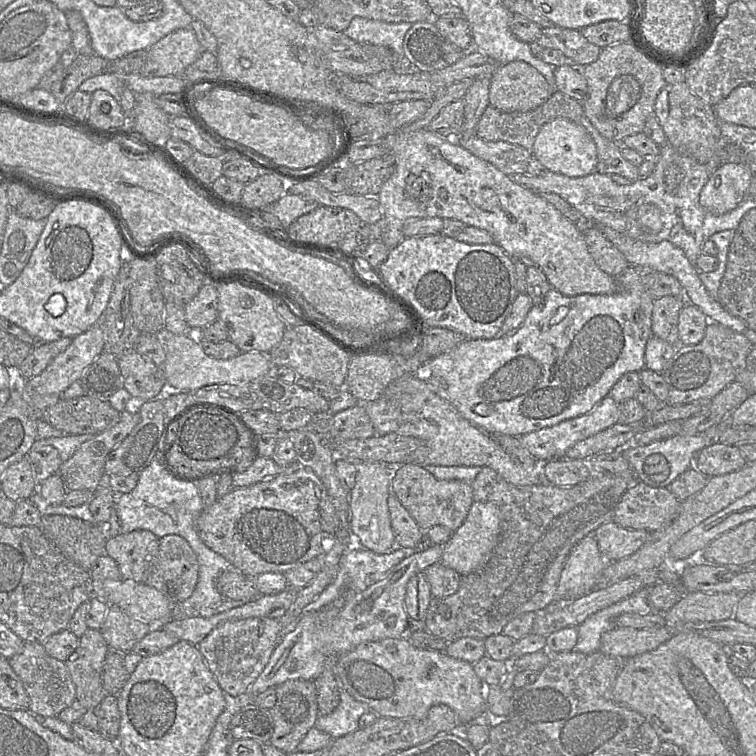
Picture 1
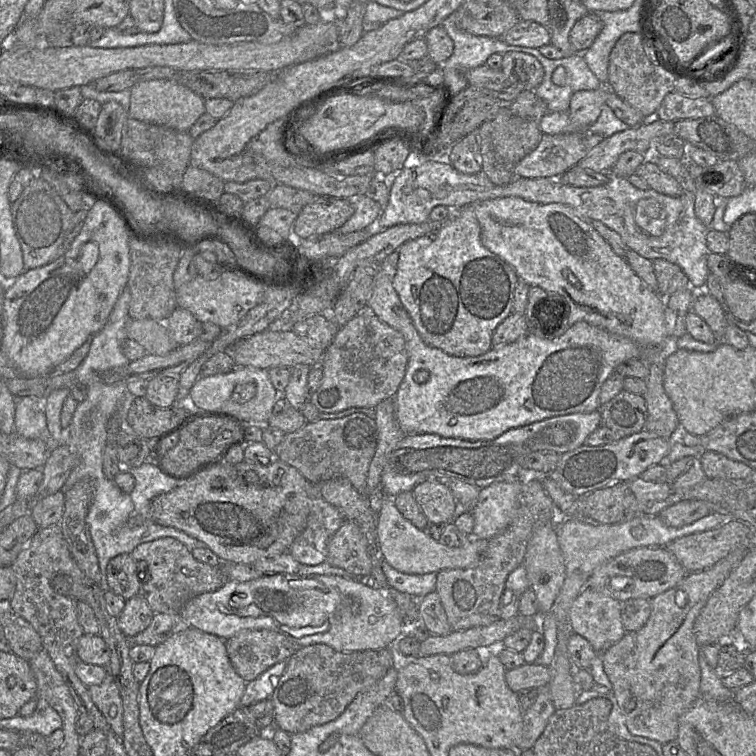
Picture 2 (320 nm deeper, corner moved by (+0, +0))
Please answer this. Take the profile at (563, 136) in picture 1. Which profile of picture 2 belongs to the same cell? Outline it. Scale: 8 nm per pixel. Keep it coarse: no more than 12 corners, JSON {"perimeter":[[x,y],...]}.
{"perimeter":[[607,83],[571,96],[566,112],[548,112],[543,134],[586,131],[601,113]]}

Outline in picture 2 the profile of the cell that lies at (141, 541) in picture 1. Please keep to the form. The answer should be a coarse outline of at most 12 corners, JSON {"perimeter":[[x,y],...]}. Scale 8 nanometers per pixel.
{"perimeter":[[174,538],[140,544],[140,595],[155,614],[179,615],[228,580]]}

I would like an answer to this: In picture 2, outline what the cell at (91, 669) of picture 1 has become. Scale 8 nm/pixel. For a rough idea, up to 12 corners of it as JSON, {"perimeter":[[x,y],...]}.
{"perimeter":[[111,674],[89,694],[114,734],[123,737],[123,705]]}

